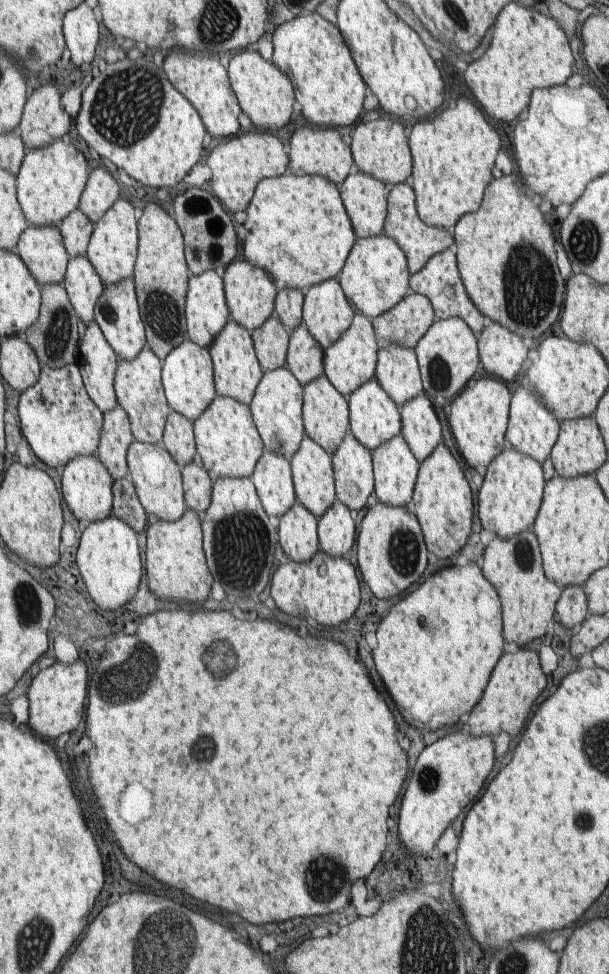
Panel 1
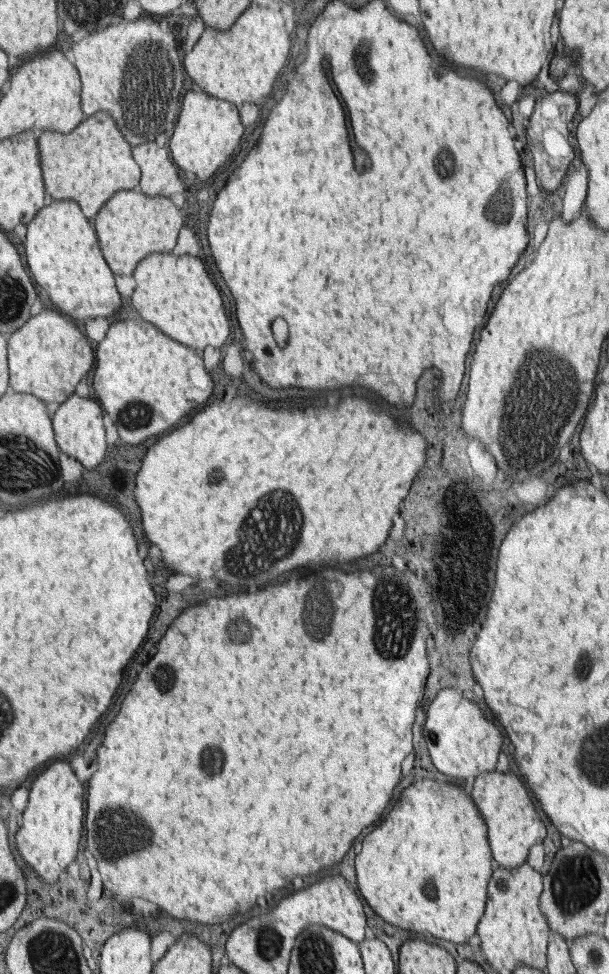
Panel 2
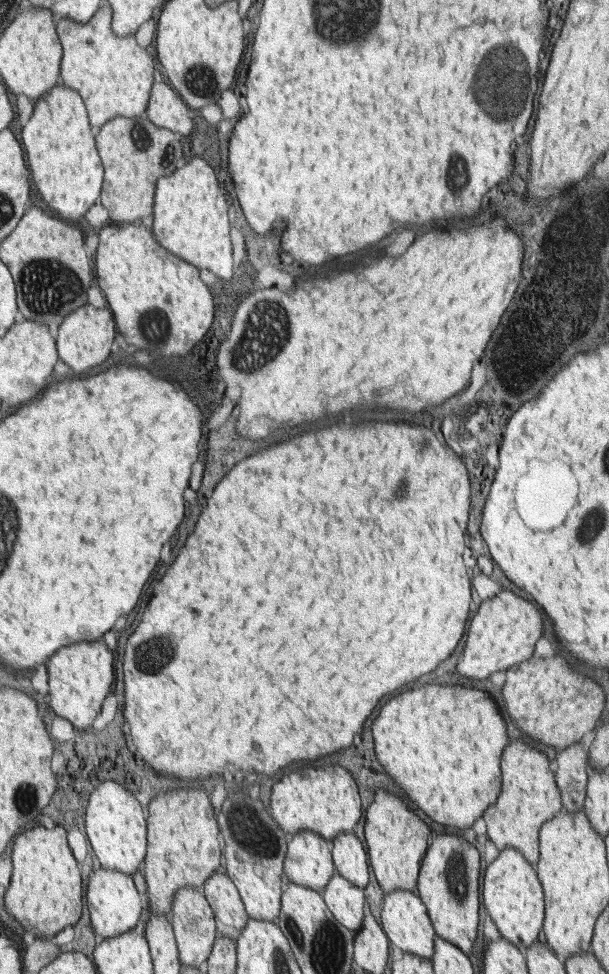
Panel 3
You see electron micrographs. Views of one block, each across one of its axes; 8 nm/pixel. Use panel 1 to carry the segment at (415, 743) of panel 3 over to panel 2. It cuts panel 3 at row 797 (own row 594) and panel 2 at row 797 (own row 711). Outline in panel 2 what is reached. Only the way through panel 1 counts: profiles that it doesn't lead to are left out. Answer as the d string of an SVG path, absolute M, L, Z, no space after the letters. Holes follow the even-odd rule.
M418 780L410 784L406 790L402 790L400 800L394 804L394 808L386 814L386 818L380 822L376 830L372 830L364 840L362 840L362 850L356 856L355 864L358 879L358 889L364 896L366 902L374 913L381 916L383 920L408 931L414 931L420 934L431 934L436 939L444 939L455 944L469 943L469 939L474 933L478 932L479 923L482 920L484 906L487 906L490 900L488 894L488 882L491 882L492 876L492 851L490 837L488 836L487 821L484 820L483 813L476 807L475 801L470 796L469 788L463 788L458 784L448 782L436 782L436 780Z

